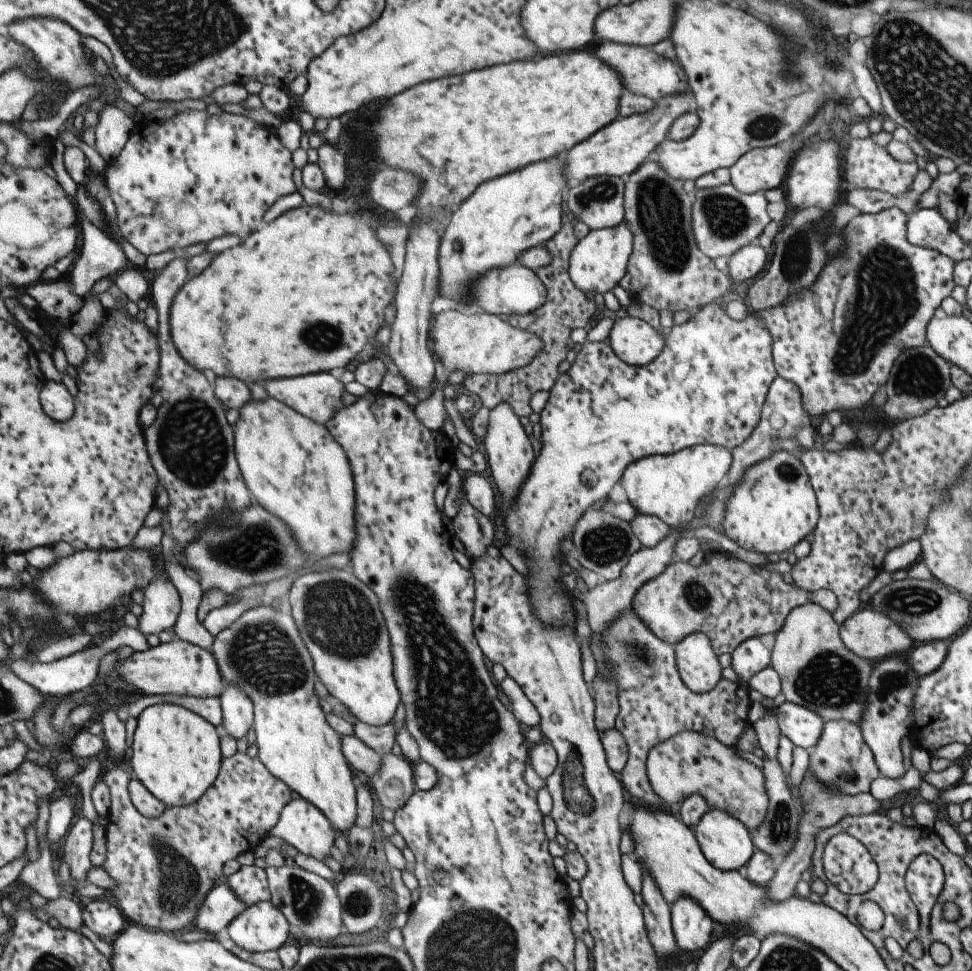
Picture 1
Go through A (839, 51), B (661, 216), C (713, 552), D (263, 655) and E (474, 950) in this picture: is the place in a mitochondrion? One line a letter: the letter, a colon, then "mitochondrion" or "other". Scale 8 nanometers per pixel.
A: other
B: mitochondrion
C: other
D: mitochondrion
E: mitochondrion

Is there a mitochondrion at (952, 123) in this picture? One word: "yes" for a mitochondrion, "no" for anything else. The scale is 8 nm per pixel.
yes

